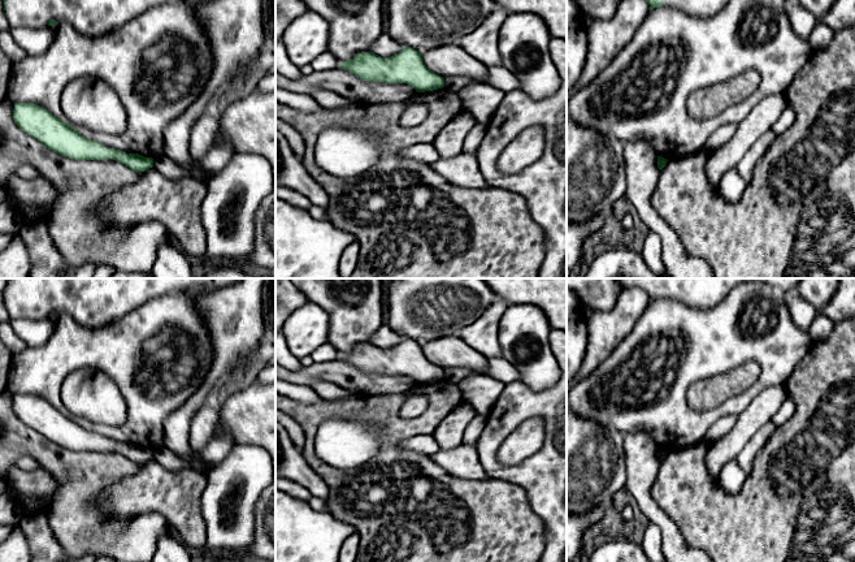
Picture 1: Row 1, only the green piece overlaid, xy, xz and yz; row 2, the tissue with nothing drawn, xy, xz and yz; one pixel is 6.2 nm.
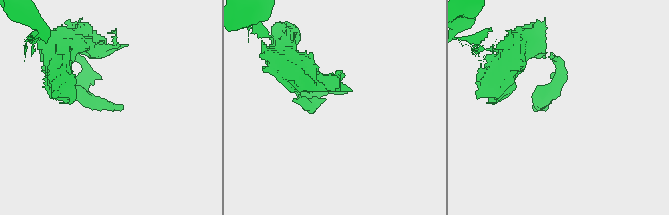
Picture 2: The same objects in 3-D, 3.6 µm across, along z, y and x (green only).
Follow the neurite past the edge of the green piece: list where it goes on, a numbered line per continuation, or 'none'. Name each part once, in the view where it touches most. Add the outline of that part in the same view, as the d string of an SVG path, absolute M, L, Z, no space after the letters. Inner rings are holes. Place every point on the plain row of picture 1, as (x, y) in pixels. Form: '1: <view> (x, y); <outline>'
1: yz (702, 293); M617 278L622 289L661 290L663 298L690 307L712 308L741 282L763 282L774 289L797 289L799 278Z

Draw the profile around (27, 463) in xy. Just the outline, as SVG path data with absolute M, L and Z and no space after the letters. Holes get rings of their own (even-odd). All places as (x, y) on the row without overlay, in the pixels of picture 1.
M31 457L16 458L16 459L12 459L12 463L14 463L18 468L25 471L32 471L39 468L38 461Z

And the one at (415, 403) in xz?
M408 392L400 410L407 415L407 419L416 419L426 411L428 406L428 395L418 392Z

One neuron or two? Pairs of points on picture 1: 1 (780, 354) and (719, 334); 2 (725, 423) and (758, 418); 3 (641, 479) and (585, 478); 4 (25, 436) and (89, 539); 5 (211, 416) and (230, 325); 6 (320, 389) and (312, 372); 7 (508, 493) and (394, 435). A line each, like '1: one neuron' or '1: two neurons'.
1: one neuron
2: two neurons
3: two neurons
4: one neuron
5: two neurons
6: two neurons
7: one neuron

